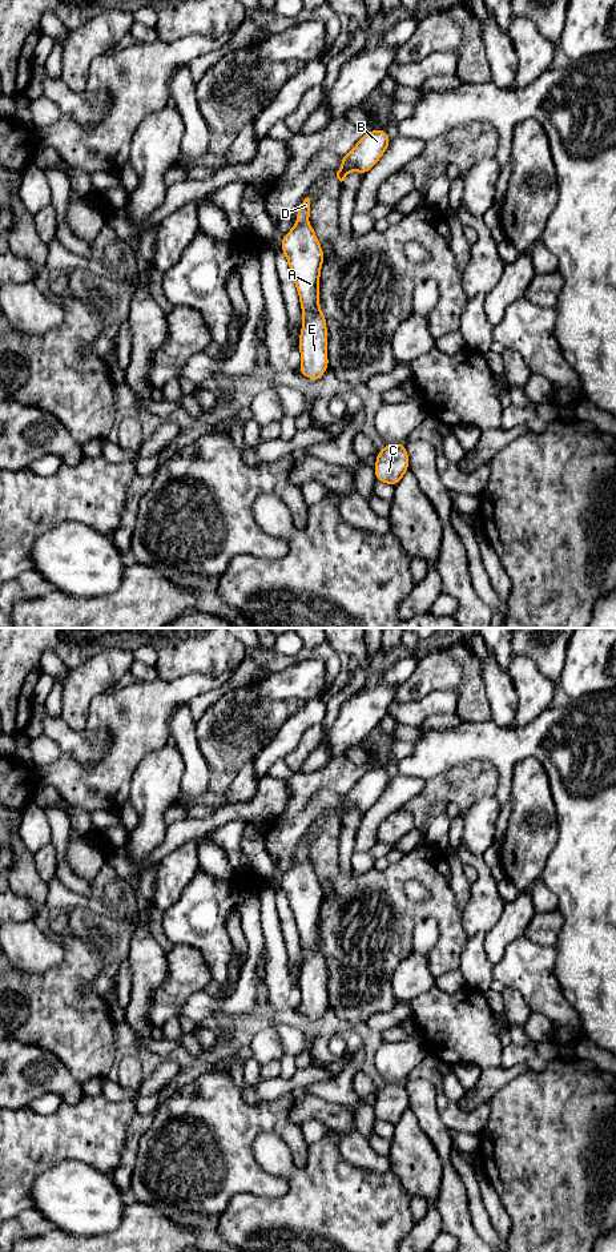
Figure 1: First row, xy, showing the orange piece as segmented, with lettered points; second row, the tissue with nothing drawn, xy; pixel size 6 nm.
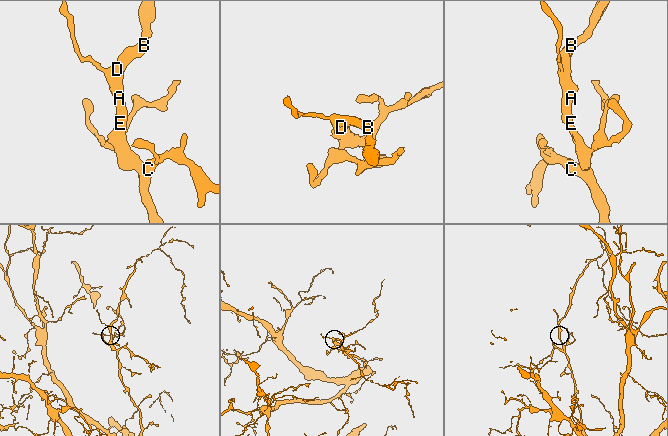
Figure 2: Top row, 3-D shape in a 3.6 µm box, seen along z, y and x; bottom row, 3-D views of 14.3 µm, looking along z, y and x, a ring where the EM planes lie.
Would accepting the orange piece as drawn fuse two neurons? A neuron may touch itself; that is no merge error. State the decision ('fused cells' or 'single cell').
single cell

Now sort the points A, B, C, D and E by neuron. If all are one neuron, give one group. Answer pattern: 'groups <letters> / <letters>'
groups A B C D E

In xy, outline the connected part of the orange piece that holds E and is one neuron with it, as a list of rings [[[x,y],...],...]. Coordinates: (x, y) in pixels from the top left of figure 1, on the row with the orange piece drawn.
[[[310,198],[299,204],[298,222],[282,238],[283,250],[295,287],[301,298],[303,325],[298,349],[302,363],[301,374],[311,381],[322,378],[327,362],[326,318],[319,310],[319,273],[323,262],[323,251],[314,229],[306,221],[310,217]]]

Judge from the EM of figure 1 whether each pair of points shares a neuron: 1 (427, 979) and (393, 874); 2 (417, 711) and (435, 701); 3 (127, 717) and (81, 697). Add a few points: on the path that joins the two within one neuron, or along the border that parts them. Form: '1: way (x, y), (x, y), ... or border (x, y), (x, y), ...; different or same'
1: border (433, 916), (417, 924), (413, 950), (401, 962); different
2: way (421, 709), (431, 704); same
3: border (111, 688), (99, 693), (91, 701), (84, 728); different

